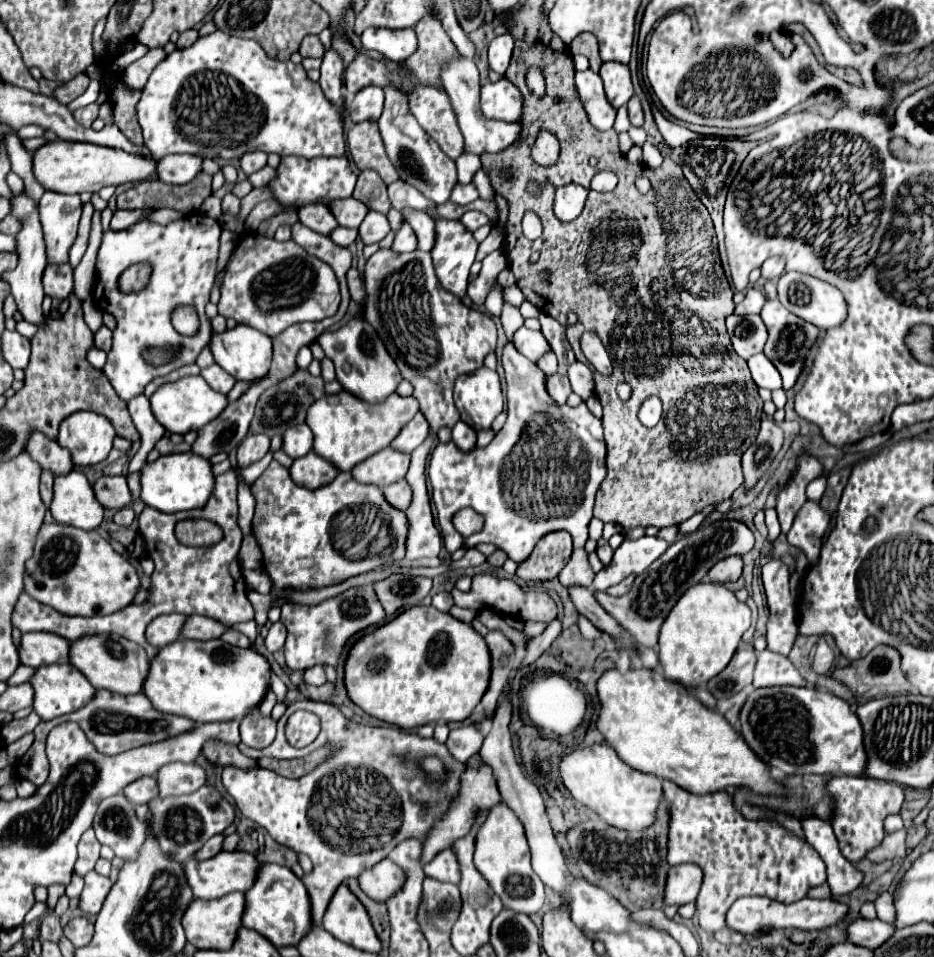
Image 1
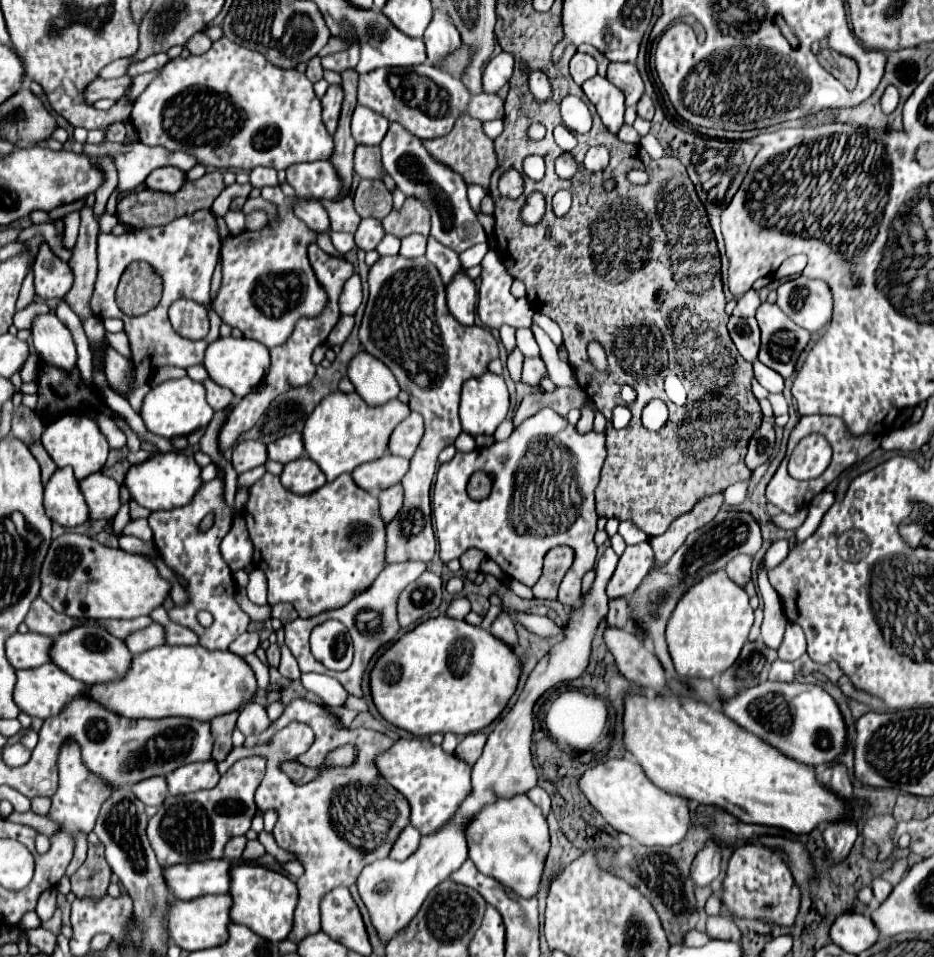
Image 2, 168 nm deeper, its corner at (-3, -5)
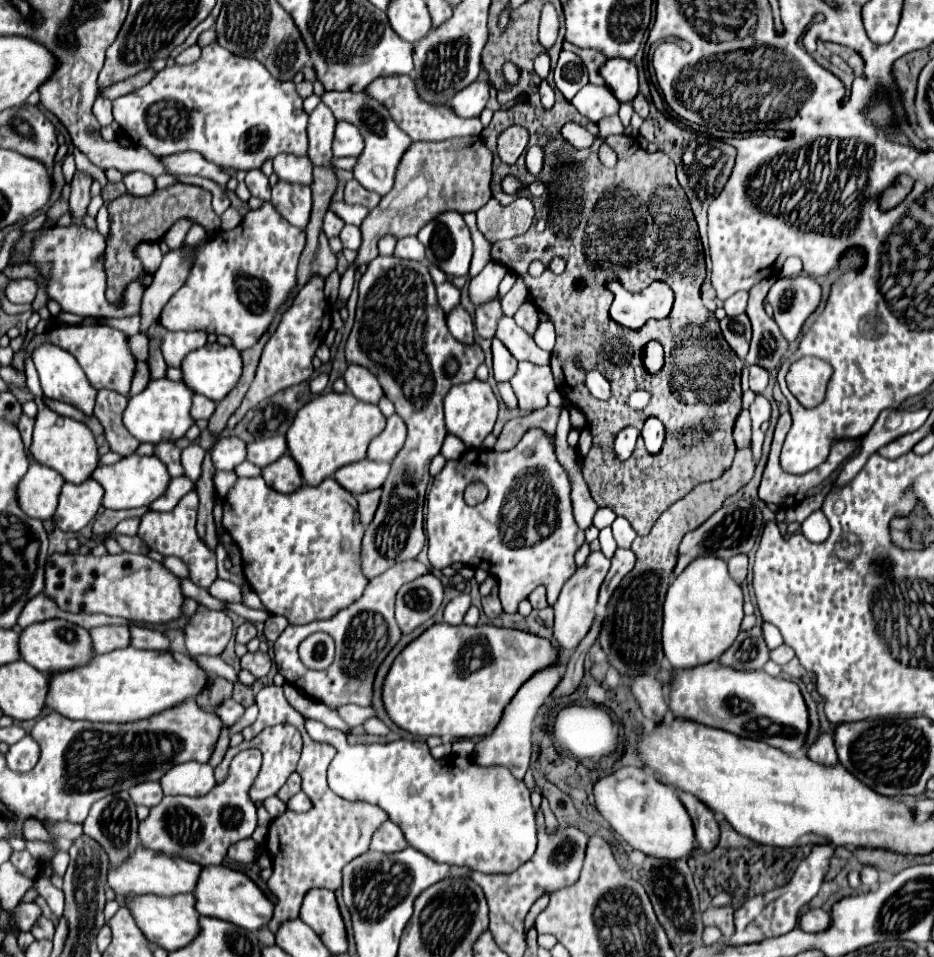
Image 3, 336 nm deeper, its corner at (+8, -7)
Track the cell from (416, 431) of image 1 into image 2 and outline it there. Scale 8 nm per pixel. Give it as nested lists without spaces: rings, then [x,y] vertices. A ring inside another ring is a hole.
[[[411,412],[391,434],[389,452],[395,456],[411,458],[423,438],[423,418],[417,412]]]

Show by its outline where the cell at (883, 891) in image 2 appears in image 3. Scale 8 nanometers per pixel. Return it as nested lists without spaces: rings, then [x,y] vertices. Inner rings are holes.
[[[864,866],[864,868],[860,870],[860,880],[862,880],[864,888],[874,886],[874,884],[878,882],[878,878],[880,878],[880,874],[878,874],[878,870],[872,868],[872,866]]]

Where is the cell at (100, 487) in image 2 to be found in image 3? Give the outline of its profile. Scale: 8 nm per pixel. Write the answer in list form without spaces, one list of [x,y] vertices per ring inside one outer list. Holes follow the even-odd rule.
[[[92,478],[84,480],[82,484],[64,482],[58,498],[58,508],[52,516],[54,524],[62,532],[82,530],[102,506],[102,496],[104,496],[102,486]]]

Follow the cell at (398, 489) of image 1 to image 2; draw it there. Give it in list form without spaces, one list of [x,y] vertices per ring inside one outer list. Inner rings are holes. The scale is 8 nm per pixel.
[[[395,484],[387,490],[379,492],[379,504],[381,504],[381,516],[385,522],[391,522],[391,518],[395,518],[395,514],[399,514],[401,506],[403,506],[403,486]]]

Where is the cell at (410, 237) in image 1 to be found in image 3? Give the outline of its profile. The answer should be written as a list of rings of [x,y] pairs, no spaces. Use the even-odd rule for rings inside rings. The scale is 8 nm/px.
[[[408,236],[408,238],[398,240],[394,256],[404,258],[404,260],[424,260],[424,246],[420,244],[416,236]]]

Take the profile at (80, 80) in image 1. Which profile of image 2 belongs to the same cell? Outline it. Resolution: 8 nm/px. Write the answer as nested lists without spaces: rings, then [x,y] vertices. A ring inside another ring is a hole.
[[[121,76],[121,78],[115,78],[115,80],[103,80],[103,78],[95,78],[87,90],[83,92],[85,100],[89,104],[95,104],[97,100],[101,98],[111,98],[111,100],[117,100],[123,96],[125,88],[131,84],[133,80],[129,76]]]

